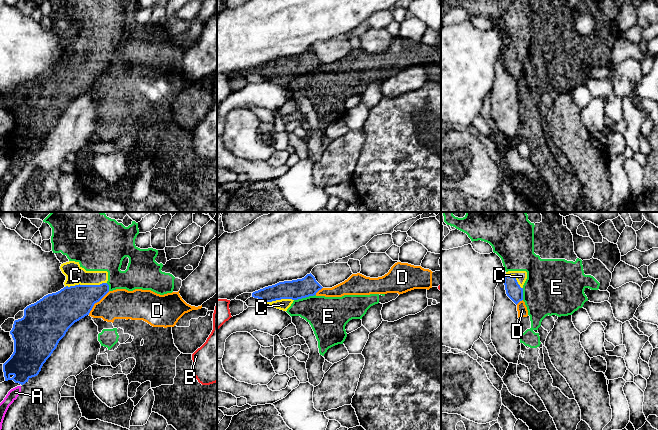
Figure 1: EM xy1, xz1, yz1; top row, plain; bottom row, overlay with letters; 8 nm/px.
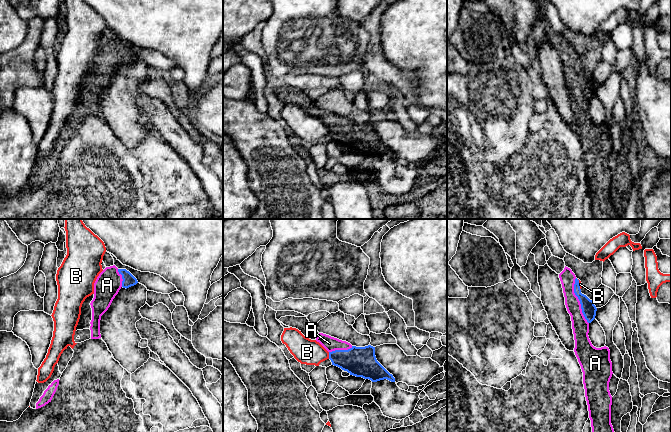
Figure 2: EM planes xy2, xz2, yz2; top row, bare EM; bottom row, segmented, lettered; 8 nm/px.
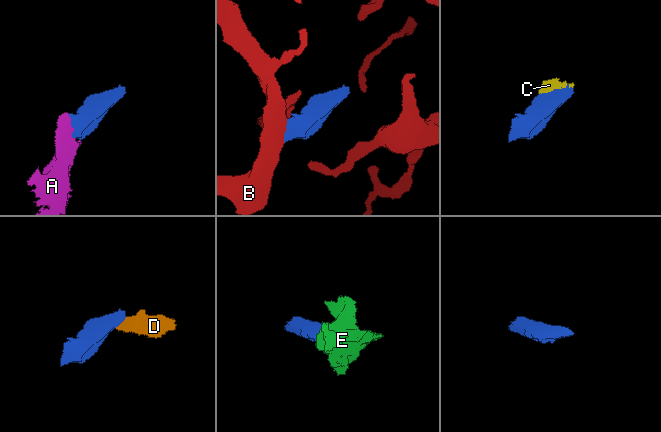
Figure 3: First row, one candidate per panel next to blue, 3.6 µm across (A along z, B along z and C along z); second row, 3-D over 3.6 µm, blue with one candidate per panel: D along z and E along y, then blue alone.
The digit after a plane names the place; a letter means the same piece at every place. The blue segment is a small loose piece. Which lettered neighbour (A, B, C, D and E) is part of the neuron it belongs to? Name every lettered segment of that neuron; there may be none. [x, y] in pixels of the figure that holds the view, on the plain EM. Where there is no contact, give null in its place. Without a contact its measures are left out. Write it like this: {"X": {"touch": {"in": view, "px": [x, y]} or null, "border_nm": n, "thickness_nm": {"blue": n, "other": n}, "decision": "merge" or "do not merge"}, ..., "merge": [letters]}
{"A": {"touch": {"in": "yz2", "px": [579, 76]}, "border_nm": 380, "thickness_nm": {"blue": 110, "other": 140}, "decision": "merge"}, "B": {"touch": {"in": "xz2", "px": [329, 131]}, "border_nm": 60, "thickness_nm": {"blue": 240, "other": 200}, "decision": "do not merge"}, "C": {"touch": {"in": "xy1", "px": [85, 61]}, "border_nm": 340, "thickness_nm": {"blue": 280, "other": 160}, "decision": "merge"}, "D": {"touch": {"in": "xy1", "px": [96, 78]}, "border_nm": 260, "thickness_nm": {"blue": 280, "other": 240}, "decision": "do not merge"}, "E": {"touch": {"in": "xz1", "px": [304, 73]}, "border_nm": 180, "thickness_nm": {"blue": 160, "other": 320}, "decision": "do not merge"}, "merge": ["A", "C"]}

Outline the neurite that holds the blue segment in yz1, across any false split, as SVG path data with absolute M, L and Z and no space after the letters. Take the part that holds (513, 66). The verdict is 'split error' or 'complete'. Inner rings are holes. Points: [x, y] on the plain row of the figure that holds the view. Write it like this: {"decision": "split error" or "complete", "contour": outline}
{"decision": "split error", "contour": "M508 47L504 53L506 70L516 81L523 76L523 61L526 55L526 47Z"}

